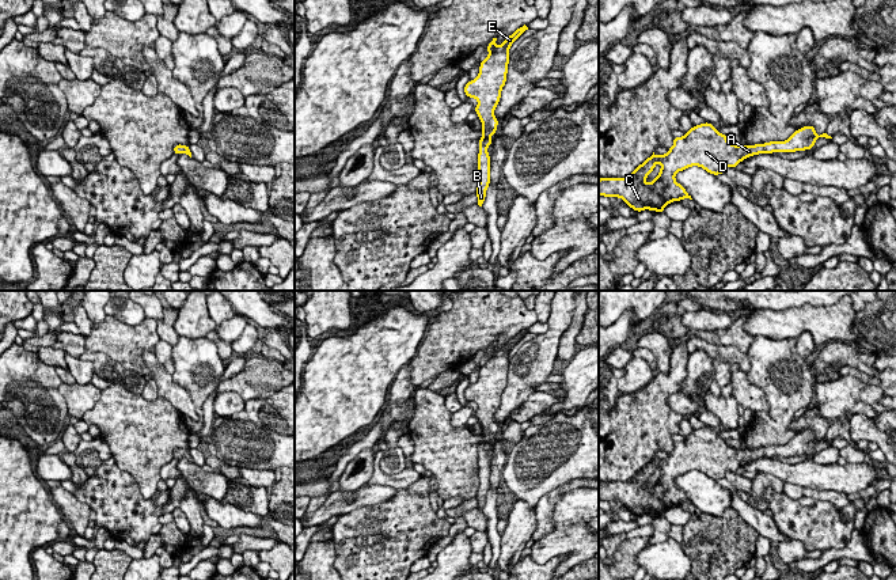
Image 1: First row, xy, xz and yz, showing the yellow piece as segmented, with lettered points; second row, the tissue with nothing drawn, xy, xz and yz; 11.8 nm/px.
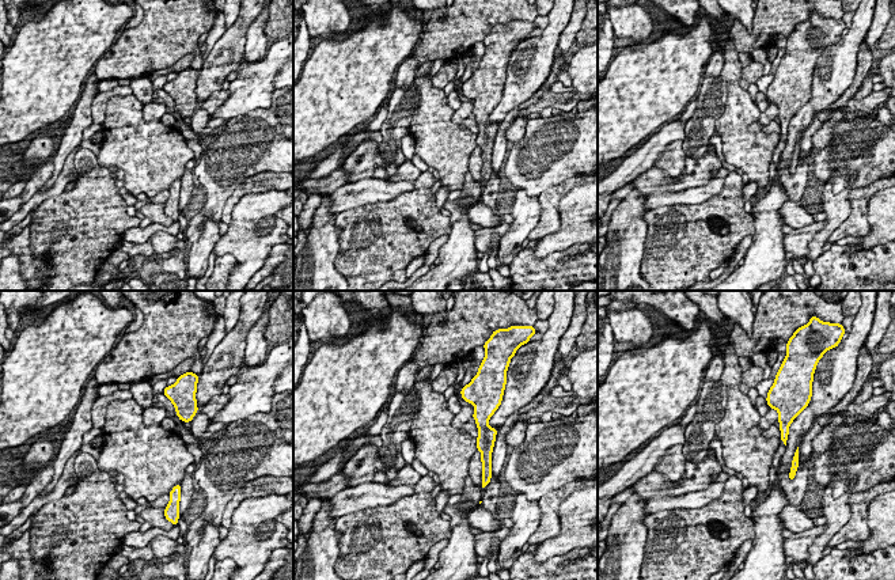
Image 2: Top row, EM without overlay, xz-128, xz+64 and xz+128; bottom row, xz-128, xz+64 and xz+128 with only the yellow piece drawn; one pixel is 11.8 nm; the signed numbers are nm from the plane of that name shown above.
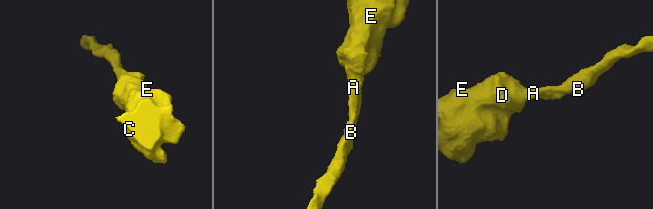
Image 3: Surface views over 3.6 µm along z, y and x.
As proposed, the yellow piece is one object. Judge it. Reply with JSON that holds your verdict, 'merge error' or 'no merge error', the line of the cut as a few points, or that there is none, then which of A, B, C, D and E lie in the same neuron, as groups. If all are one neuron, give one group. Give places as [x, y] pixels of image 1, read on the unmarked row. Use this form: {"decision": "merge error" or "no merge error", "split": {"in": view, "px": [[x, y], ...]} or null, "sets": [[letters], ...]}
{"decision": "no merge error", "split": null, "sets": [["A", "B", "C", "D", "E"]]}

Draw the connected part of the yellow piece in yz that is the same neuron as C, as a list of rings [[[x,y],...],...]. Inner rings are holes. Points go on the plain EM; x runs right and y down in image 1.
[[[705,427],[692,431],[683,441],[675,441],[665,459],[653,456],[629,481],[600,482],[599,500],[622,503],[637,516],[649,513],[660,518],[673,505],[692,504],[675,484],[679,475],[698,470],[713,479],[720,479],[725,478],[728,471],[736,473],[740,466],[753,459],[812,454],[820,441],[832,443],[827,437],[819,440],[816,433],[808,429],[797,433],[785,446],[736,450],[710,427]],[[658,466],[661,467],[658,479],[646,488],[645,484]]]

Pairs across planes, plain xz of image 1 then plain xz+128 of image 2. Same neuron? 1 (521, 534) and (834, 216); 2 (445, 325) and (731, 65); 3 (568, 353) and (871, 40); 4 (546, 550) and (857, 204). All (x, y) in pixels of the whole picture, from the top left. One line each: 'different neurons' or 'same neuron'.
1: same neuron
2: different neurons
3: same neuron
4: different neurons

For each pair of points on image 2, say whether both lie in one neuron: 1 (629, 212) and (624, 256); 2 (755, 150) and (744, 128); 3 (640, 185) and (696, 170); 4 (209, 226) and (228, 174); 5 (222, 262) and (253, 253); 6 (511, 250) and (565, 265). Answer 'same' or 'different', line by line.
1: same
2: same
3: same
4: different
5: different
6: different

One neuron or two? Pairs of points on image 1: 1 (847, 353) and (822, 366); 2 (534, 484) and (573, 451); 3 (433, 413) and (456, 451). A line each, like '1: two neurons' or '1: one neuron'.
1: one neuron
2: one neuron
3: one neuron

